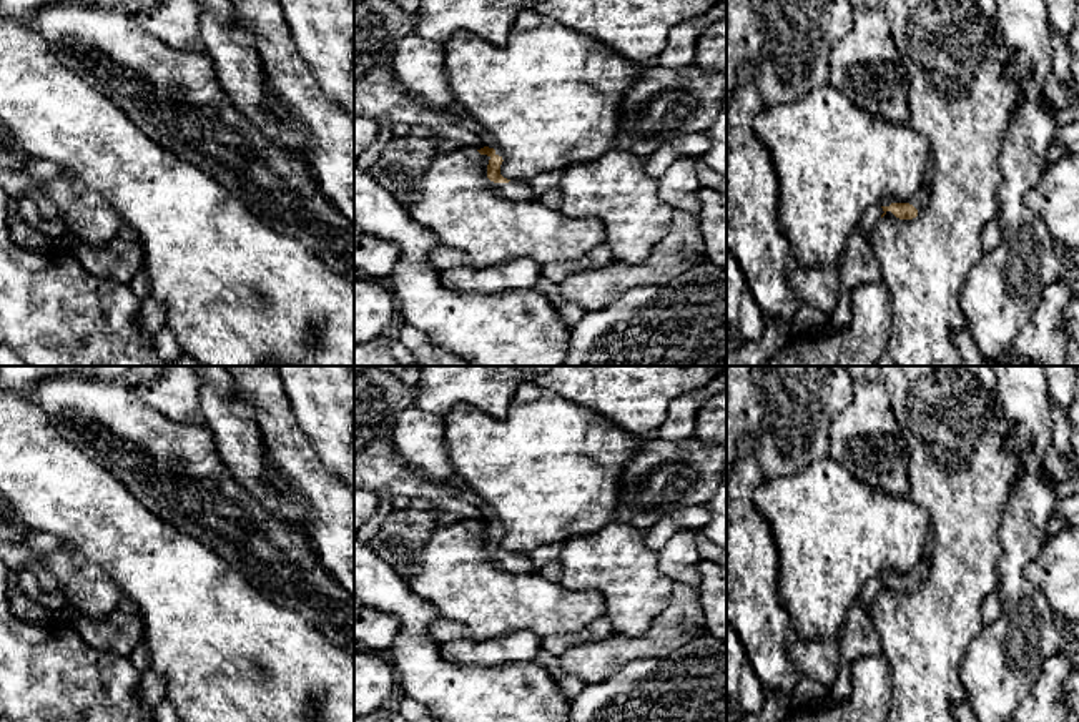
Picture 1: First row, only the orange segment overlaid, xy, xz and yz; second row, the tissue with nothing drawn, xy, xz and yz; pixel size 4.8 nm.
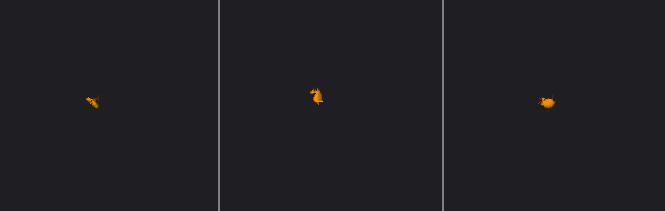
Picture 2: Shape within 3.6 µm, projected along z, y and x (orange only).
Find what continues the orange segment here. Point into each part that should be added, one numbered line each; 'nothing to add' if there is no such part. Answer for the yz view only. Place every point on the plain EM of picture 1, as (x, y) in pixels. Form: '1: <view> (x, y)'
1: yz (920, 571)
2: yz (873, 586)

